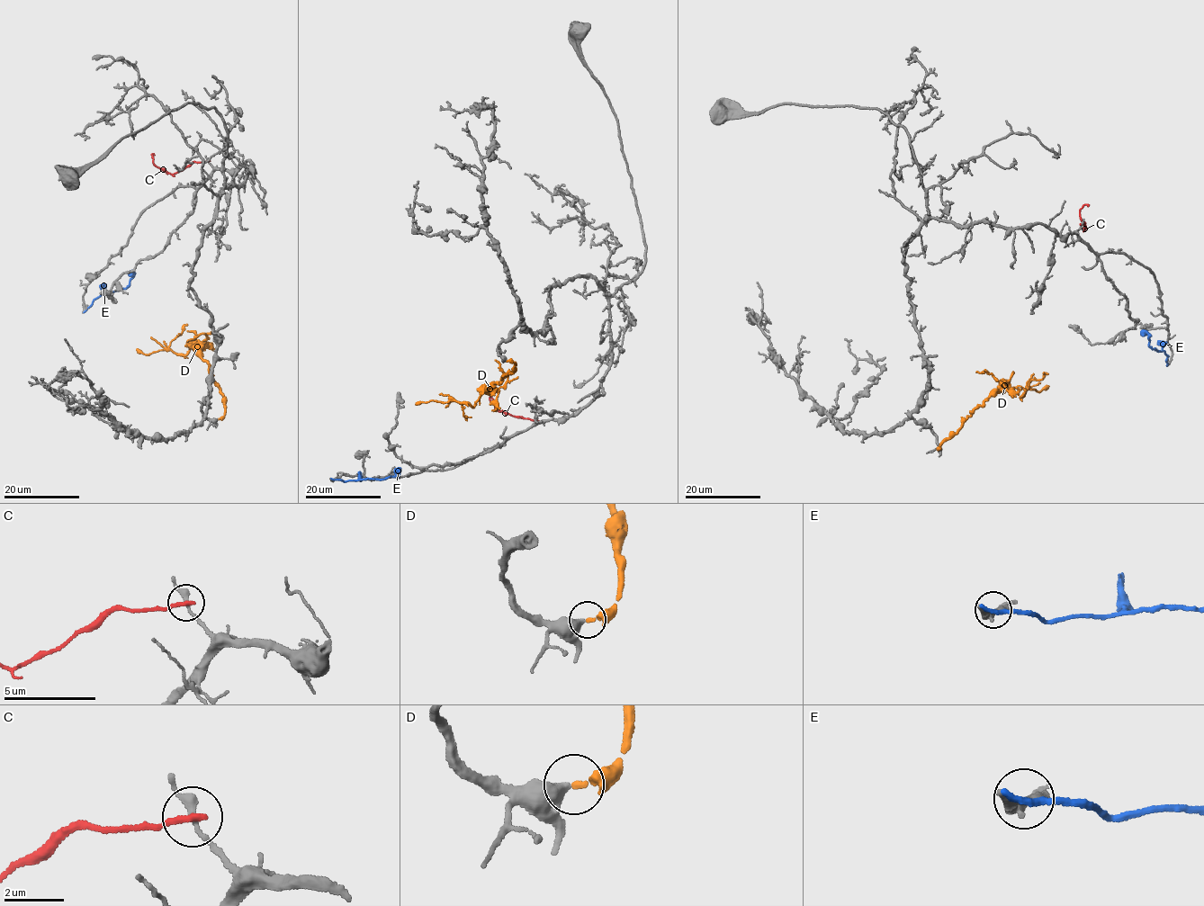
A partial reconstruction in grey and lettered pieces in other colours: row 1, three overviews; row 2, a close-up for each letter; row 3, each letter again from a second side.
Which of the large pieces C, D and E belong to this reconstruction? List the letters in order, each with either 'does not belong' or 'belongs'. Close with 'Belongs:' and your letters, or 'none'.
C: does not belong
D: belongs
E: does not belong
Belongs: D

